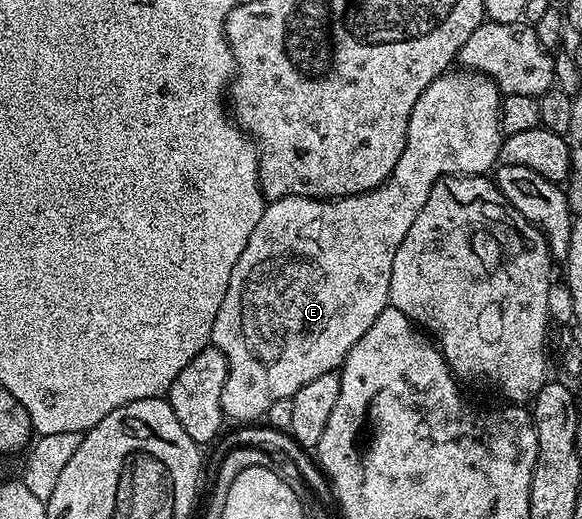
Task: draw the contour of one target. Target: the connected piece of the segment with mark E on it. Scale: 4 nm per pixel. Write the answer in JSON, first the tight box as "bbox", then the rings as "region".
{"bbox":[210,70,504,422],"region":[[[469,70],[447,71],[438,76],[424,90],[424,94],[416,102],[412,110],[412,118],[408,122],[408,134],[404,154],[400,154],[400,162],[392,170],[389,178],[379,188],[371,192],[361,192],[355,196],[339,196],[324,200],[313,200],[311,196],[289,196],[267,203],[266,209],[260,214],[260,222],[256,222],[256,230],[252,230],[252,238],[248,238],[248,246],[244,246],[244,254],[236,258],[236,266],[232,266],[232,278],[228,278],[228,290],[224,294],[224,302],[220,302],[220,310],[216,310],[216,322],[212,322],[210,344],[218,348],[226,359],[226,381],[222,391],[222,410],[227,417],[238,422],[254,422],[265,417],[272,402],[288,400],[312,378],[320,378],[320,374],[341,369],[346,356],[364,338],[368,326],[380,318],[382,311],[390,302],[390,283],[392,282],[392,258],[396,258],[396,250],[400,250],[400,242],[404,242],[404,234],[408,234],[412,222],[416,222],[416,214],[424,210],[424,202],[432,190],[432,186],[442,176],[481,176],[489,173],[499,163],[498,151],[504,139],[502,127],[498,125],[498,109],[500,93],[498,87],[489,76],[484,76]]]}

